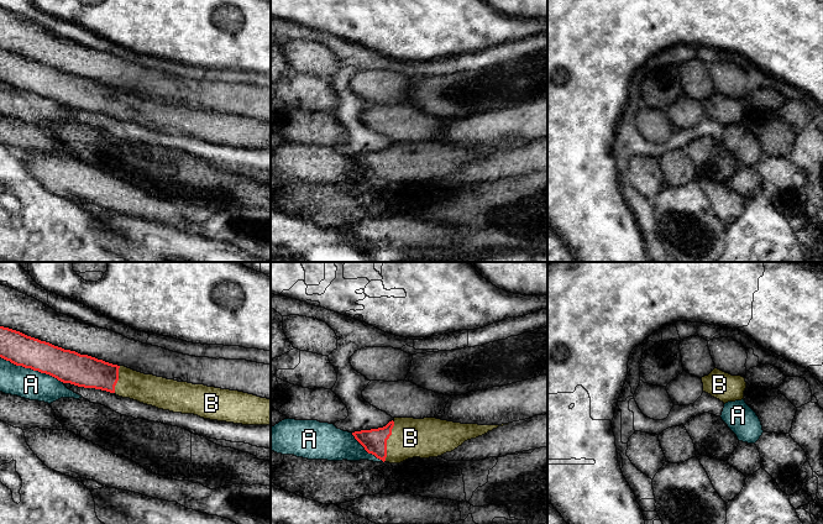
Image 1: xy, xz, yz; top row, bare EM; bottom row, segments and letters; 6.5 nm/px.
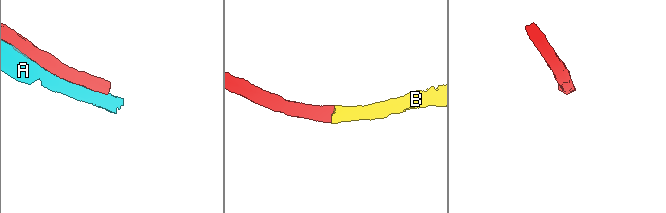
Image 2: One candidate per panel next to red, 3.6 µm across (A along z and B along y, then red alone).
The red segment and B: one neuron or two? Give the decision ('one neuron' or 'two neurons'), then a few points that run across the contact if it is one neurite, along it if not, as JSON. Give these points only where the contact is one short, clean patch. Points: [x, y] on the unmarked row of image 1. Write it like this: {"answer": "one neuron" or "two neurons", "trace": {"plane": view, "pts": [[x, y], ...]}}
{"answer": "one neuron", "trace": {"plane": "xz", "pts": [[375, 164], [386, 164], [410, 161]]}}

